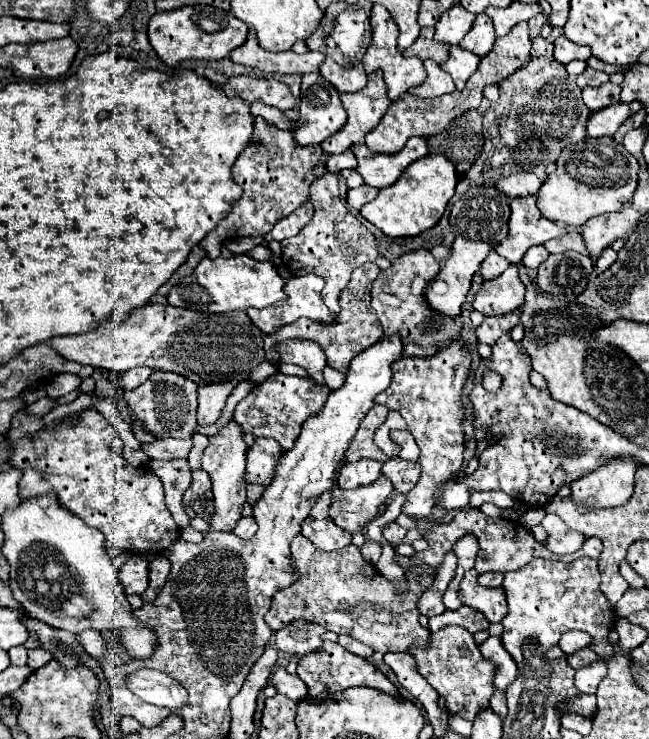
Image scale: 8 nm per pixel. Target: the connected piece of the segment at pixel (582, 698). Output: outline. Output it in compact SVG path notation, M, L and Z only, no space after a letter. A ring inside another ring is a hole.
M585 693L573 697L573 699L571 699L569 703L565 703L565 705L561 703L559 707L561 707L559 715L565 715L565 713L577 713L577 715L583 715L583 717L587 717L587 719L593 719L593 715L595 715L595 711L597 711L595 695L585 695Z

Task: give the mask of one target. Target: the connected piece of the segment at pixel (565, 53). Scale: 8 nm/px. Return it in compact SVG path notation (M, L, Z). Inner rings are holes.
M565 35L557 37L553 45L555 45L555 59L557 59L559 63L563 63L563 65L567 65L567 63L573 61L573 59L583 59L583 61L587 61L587 59L591 57L589 47L575 45L575 43L569 41Z

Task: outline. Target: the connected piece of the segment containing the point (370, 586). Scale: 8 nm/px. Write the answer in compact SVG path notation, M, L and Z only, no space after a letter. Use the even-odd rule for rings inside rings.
M297 535L291 541L291 563L299 579L275 593L271 609L265 615L265 621L273 631L285 627L293 619L309 619L327 631L349 635L381 653L407 651L409 645L425 645L429 639L429 631L417 621L417 601L425 591L419 567L405 569L407 587L401 591L395 583L385 579L375 565L367 563L357 547L347 545L341 551L325 553L303 535Z

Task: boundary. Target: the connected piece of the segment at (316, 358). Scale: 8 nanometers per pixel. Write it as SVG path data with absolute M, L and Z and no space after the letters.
M287 339L285 343L277 343L279 347L275 349L281 363L295 363L307 369L309 377L321 385L325 385L323 381L323 369L327 365L325 353L321 347L317 347L317 343L313 343L311 339Z

